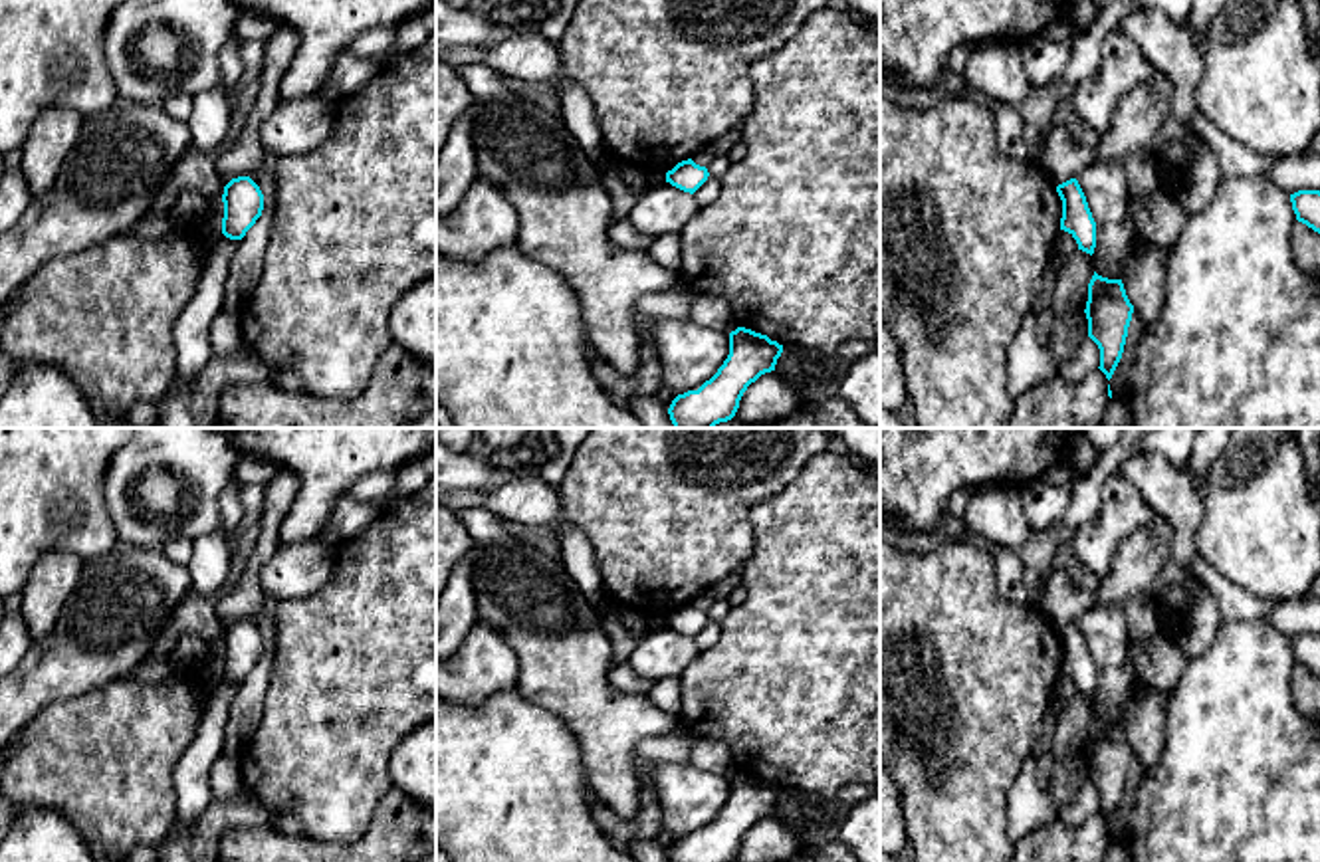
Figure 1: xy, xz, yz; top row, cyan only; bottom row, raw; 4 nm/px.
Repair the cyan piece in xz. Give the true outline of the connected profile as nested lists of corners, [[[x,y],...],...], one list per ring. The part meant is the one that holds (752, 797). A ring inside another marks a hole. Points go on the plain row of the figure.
[[[737,771],[729,777],[729,799],[698,834],[678,838],[670,862],[733,862],[747,830],[775,814],[783,789],[767,779]]]

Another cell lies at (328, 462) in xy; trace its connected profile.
[[[226,428],[240,456],[270,460],[299,480],[297,497],[279,527],[279,541],[305,543],[323,531],[335,501],[359,480],[398,470],[436,452],[436,428]]]

